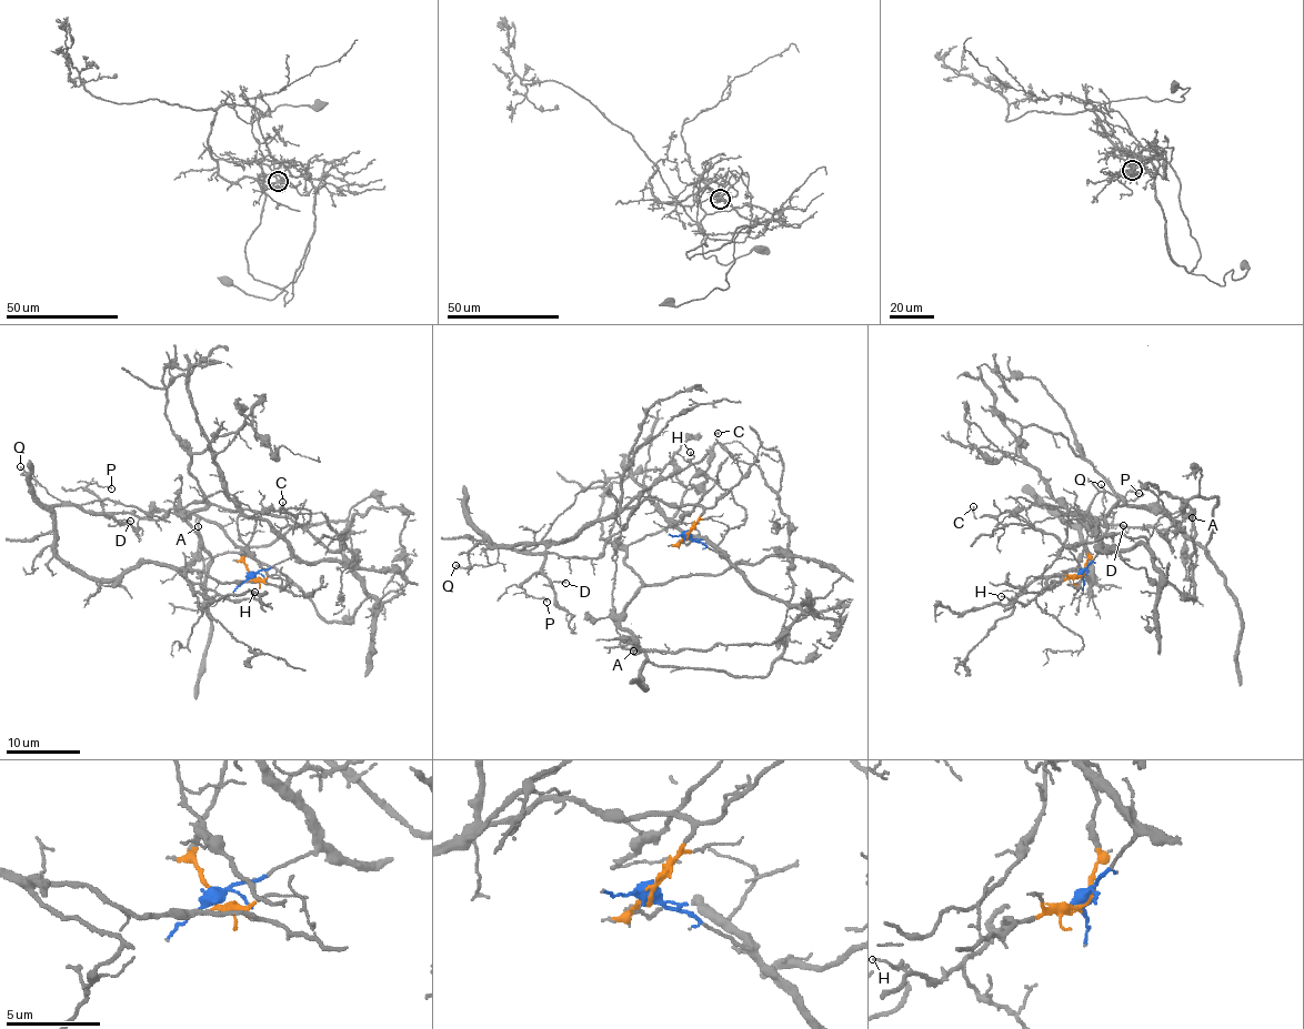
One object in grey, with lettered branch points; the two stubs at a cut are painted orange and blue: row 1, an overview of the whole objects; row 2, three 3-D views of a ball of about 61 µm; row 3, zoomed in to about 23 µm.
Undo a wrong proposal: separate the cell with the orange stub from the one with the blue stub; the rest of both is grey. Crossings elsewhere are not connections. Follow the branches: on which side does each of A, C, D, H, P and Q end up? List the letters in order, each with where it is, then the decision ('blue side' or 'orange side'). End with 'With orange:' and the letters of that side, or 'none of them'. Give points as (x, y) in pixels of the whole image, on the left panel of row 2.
A: place (198, 526); blue side
C: place (282, 502); blue side
D: place (130, 521); orange side
H: place (254, 592); orange side
P: place (111, 488); orange side
Q: place (20, 466); orange side
With orange: D, H, P, Q

